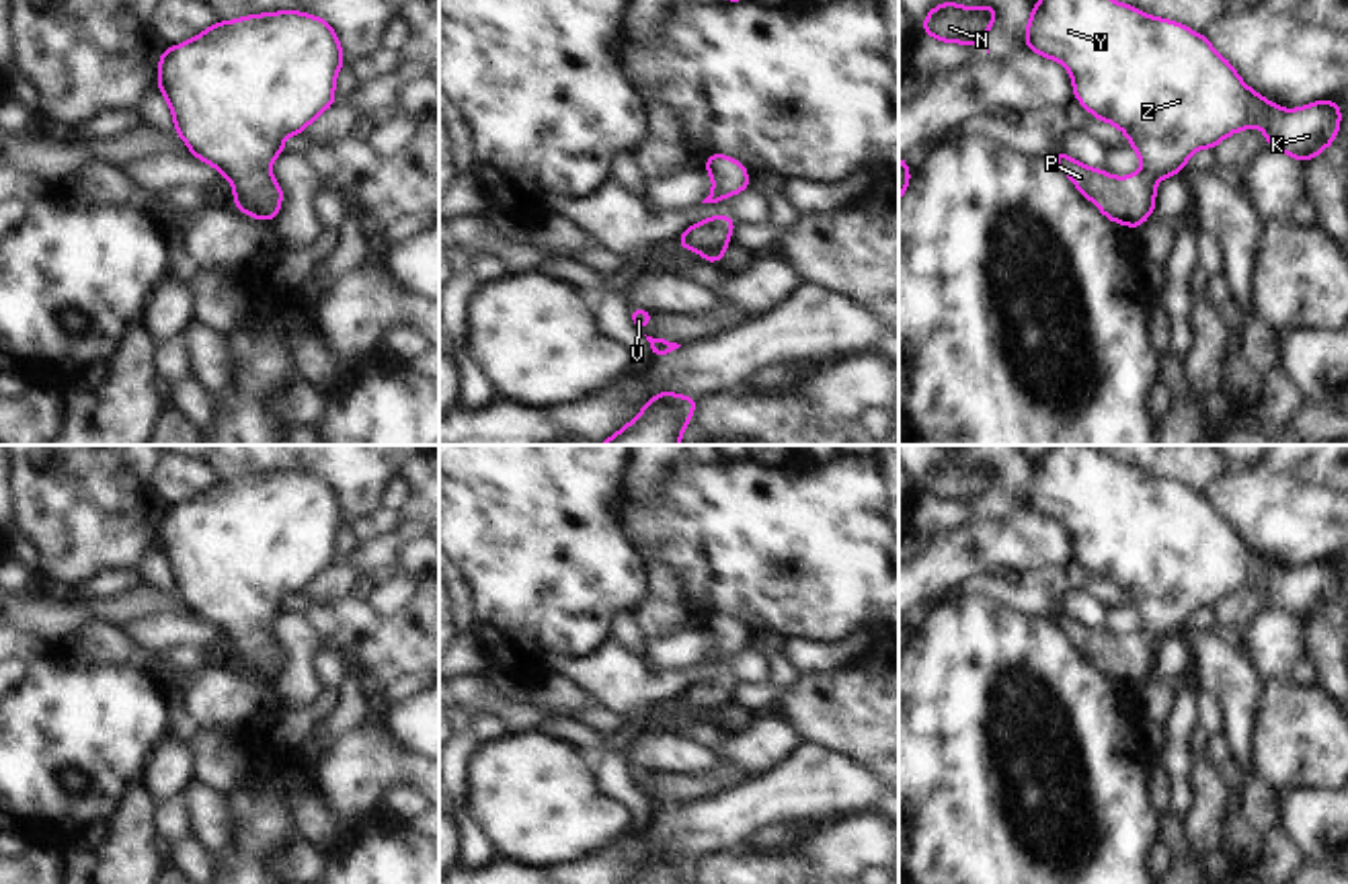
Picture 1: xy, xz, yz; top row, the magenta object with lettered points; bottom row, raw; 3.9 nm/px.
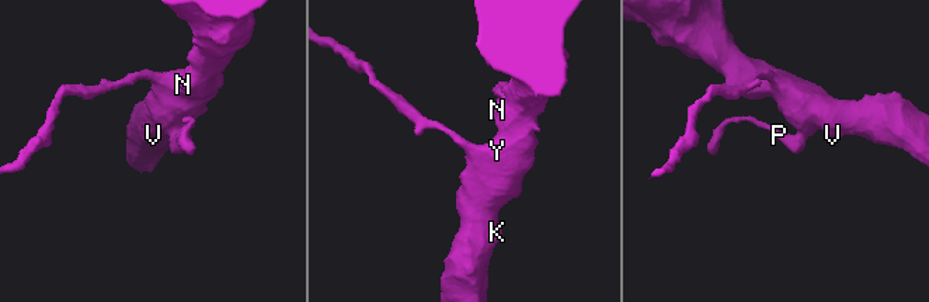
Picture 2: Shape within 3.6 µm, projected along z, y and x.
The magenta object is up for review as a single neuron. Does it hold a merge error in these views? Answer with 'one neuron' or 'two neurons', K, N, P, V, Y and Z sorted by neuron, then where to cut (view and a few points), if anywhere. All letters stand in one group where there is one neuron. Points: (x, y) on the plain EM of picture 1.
one neuron | K N P V Y Z | no cut

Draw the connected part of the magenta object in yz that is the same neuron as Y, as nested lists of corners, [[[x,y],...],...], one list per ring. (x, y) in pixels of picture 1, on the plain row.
[[[1055,445],[1034,461],[1026,509],[1061,521],[1073,537],[1075,560],[1126,593],[1143,628],[1124,638],[1094,630],[1065,611],[1053,613],[1050,619],[1108,679],[1135,689],[1153,673],[1155,642],[1182,632],[1194,609],[1217,607],[1239,589],[1260,587],[1266,591],[1268,607],[1303,621],[1323,611],[1340,589],[1342,568],[1334,560],[1284,570],[1245,546],[1204,494],[1124,466],[1094,445]]]

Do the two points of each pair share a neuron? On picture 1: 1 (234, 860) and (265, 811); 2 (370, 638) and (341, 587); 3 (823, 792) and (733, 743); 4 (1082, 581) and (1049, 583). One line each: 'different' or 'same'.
1: same
2: different
3: different
4: different

